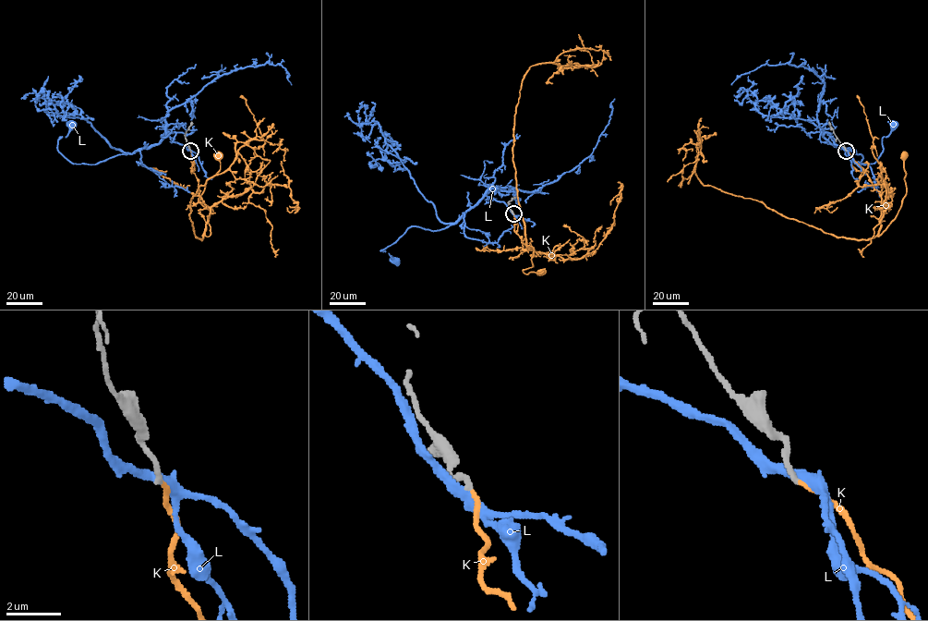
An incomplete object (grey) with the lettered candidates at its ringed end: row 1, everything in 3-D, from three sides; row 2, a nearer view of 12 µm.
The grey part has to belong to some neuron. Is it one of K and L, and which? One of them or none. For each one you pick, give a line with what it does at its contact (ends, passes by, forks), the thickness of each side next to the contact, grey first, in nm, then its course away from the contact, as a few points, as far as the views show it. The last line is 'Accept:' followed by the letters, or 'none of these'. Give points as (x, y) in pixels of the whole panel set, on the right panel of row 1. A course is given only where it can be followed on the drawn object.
K: it ends; calibres 200 and 140 nm; course (846, 151), (880, 192), (882, 209), (877, 236), (895, 218), (906, 193), (905, 154)
Accept: K

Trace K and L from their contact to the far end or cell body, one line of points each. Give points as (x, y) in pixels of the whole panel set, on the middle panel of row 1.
K: (513, 213), (522, 248), (533, 249), (530, 245), (534, 249), (533, 266), (523, 271), (542, 273)
L: (513, 213), (503, 201), (484, 196), (445, 228), (432, 231), (410, 226), (380, 250), (389, 253), (393, 261)

